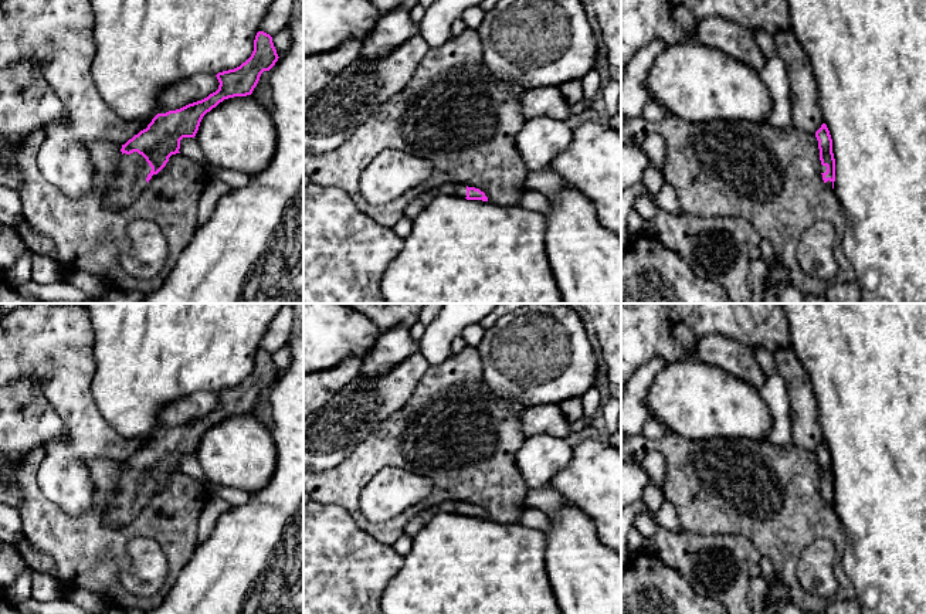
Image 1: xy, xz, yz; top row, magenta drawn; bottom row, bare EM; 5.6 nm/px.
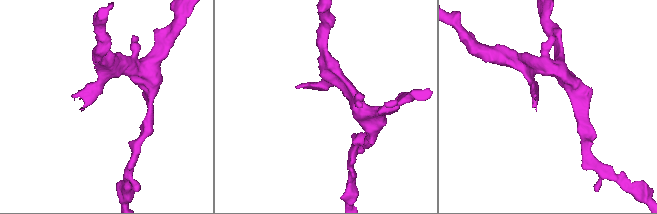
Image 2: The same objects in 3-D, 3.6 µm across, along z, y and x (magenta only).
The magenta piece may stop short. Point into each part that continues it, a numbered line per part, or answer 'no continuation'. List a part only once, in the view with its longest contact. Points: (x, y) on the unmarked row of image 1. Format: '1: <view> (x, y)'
1: xy (131, 495)

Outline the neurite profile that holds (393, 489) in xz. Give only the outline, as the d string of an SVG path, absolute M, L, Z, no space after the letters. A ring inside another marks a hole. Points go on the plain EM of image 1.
M387 467L366 484L359 508L366 519L383 522L424 501L431 489L433 482L428 478Z

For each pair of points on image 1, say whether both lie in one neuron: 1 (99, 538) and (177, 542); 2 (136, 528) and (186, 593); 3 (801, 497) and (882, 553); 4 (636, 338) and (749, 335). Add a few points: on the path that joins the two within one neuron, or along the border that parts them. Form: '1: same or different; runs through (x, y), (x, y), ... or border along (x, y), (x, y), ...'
1: same; runs through (119, 538), (134, 529), (158, 529)
2: different; border along (193, 552), (176, 583), (162, 599)
3: different; border along (833, 506), (845, 533), (843, 559)
4: same; runs through (664, 336), (671, 336), (684, 324), (721, 324)

